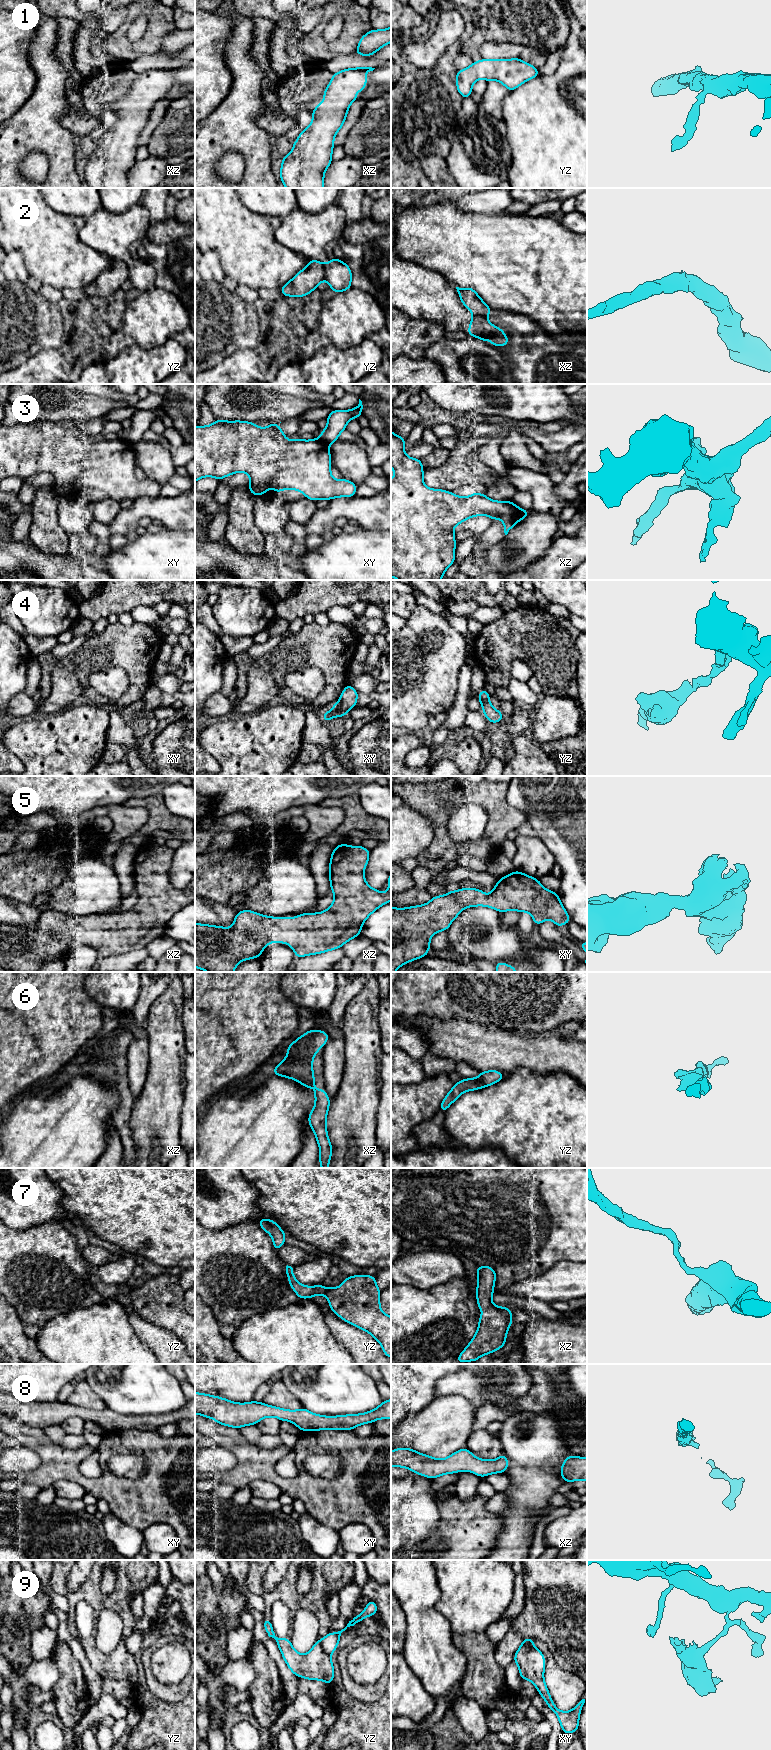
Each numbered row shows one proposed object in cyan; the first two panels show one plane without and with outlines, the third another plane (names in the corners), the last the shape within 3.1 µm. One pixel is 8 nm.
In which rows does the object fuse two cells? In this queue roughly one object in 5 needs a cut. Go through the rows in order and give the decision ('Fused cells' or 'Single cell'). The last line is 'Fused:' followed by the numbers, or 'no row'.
1: Single cell
2: Fused cells
3: Fused cells
4: Single cell
5: Single cell
6: Single cell
7: Single cell
8: Single cell
9: Fused cells
Fused: 2, 3, 9

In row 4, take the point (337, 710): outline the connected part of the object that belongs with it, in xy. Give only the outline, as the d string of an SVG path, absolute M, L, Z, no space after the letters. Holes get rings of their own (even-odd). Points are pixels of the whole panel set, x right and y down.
M348 683L342 691L340 699L331 707L331 710L326 713L322 713L324 723L337 716L342 718L345 717L348 710L357 706L358 695L359 693Z

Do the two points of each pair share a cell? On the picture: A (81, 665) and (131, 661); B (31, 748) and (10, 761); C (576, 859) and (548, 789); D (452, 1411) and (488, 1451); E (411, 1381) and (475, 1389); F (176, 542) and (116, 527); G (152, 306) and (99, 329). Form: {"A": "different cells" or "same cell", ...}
{"A": "same cell", "B": "different cells", "C": "same cell", "D": "different cells", "E": "same cell", "F": "different cells", "G": "different cells"}

